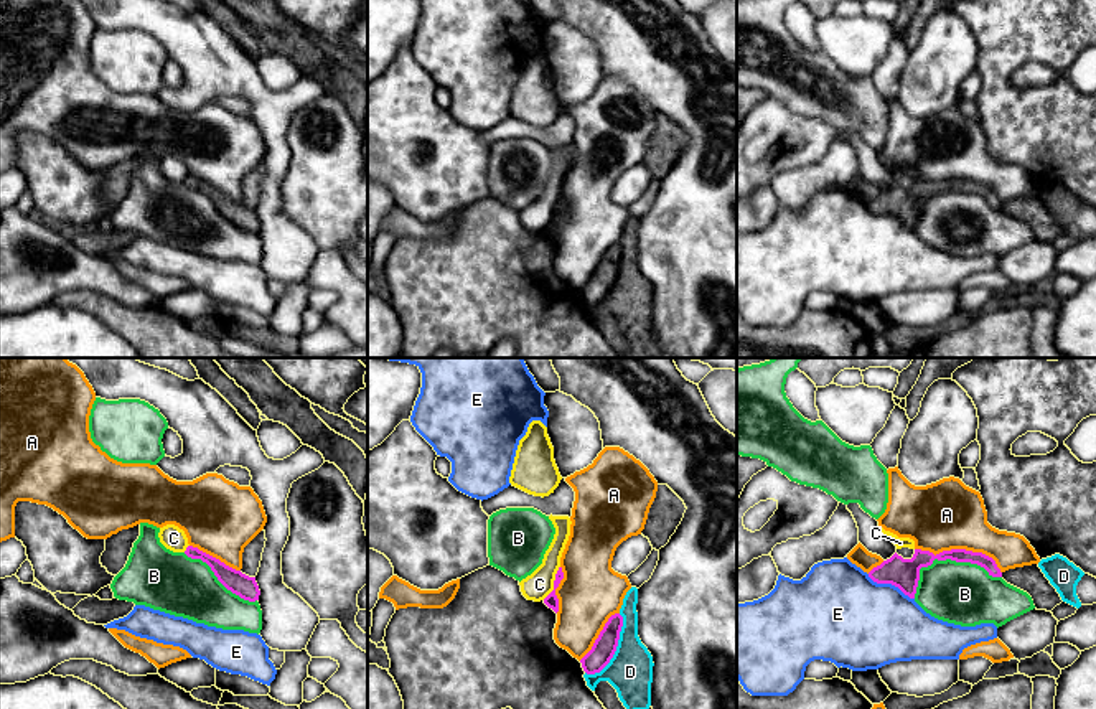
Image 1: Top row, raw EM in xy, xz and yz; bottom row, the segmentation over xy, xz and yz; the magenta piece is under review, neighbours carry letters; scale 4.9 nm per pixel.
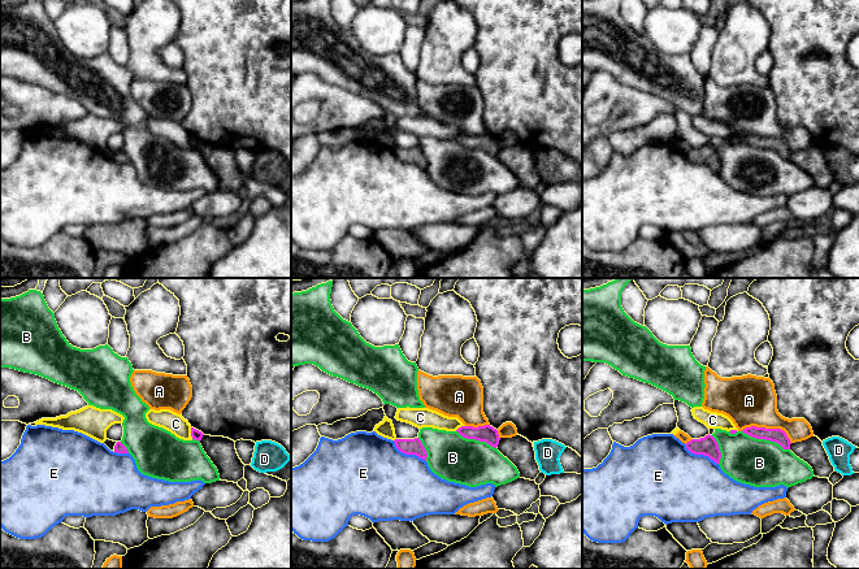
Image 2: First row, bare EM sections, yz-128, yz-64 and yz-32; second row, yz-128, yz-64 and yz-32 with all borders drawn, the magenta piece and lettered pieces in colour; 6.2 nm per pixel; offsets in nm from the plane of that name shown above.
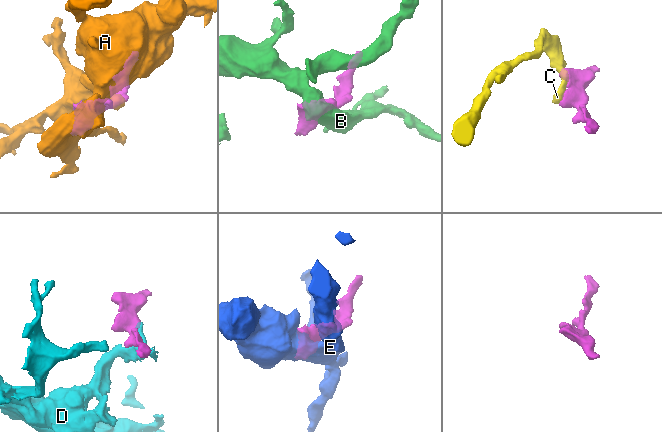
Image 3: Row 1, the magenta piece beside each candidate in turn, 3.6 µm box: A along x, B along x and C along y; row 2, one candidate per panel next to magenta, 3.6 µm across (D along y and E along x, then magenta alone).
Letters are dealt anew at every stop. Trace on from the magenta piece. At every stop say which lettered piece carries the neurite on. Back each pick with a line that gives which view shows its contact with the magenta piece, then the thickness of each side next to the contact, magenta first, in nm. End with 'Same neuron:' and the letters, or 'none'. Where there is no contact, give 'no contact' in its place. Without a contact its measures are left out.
Same neuron: none

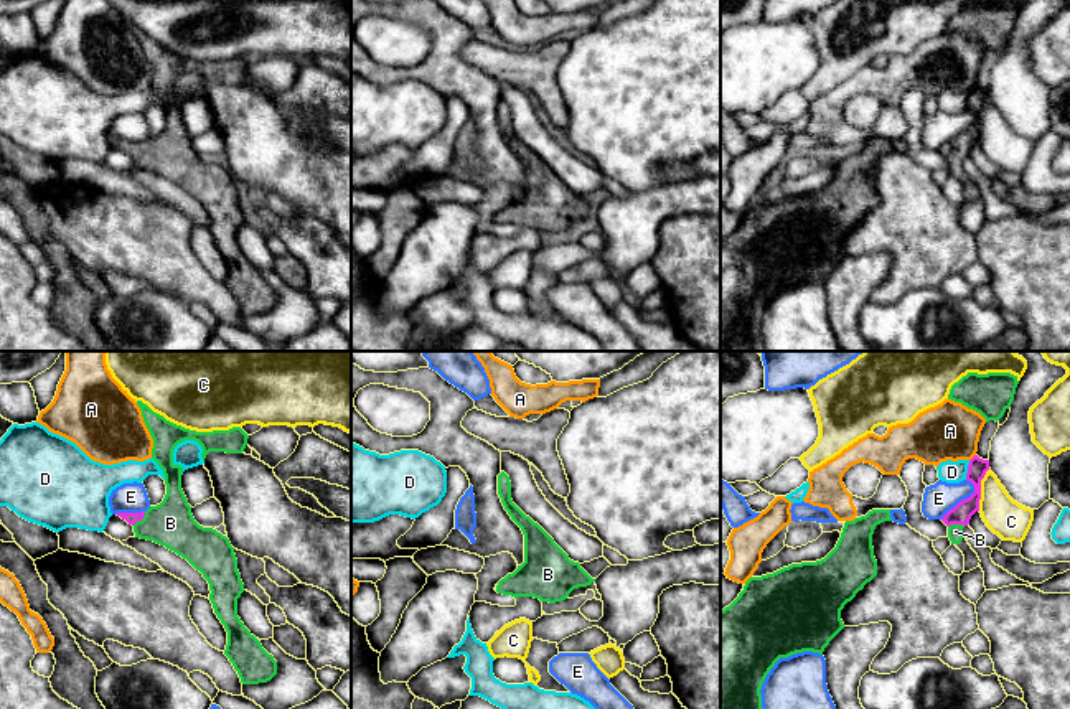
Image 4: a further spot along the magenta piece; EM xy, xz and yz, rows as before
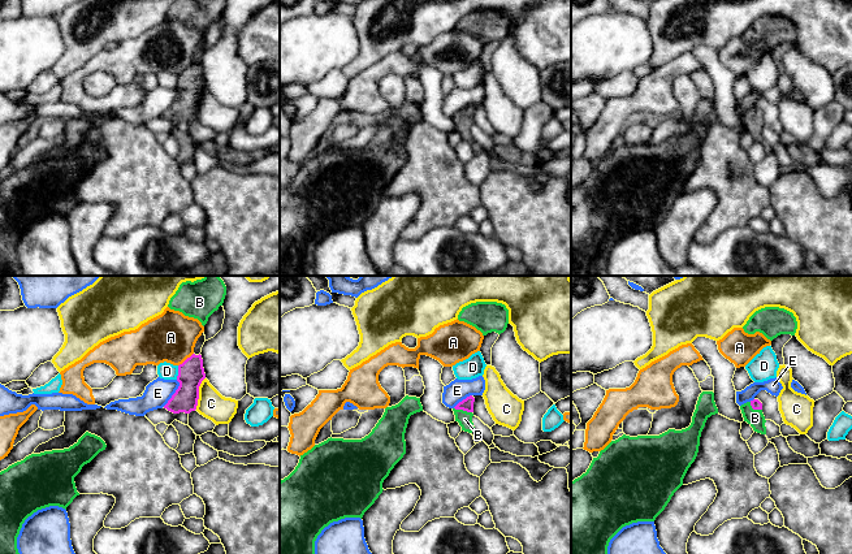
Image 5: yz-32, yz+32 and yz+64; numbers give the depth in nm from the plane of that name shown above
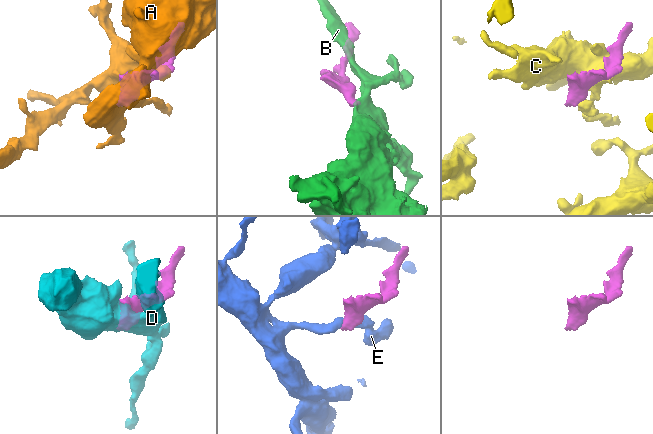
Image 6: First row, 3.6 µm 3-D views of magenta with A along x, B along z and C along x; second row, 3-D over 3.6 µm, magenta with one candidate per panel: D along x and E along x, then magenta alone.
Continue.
B: xy | 60/220 nm
Same neuron: B

